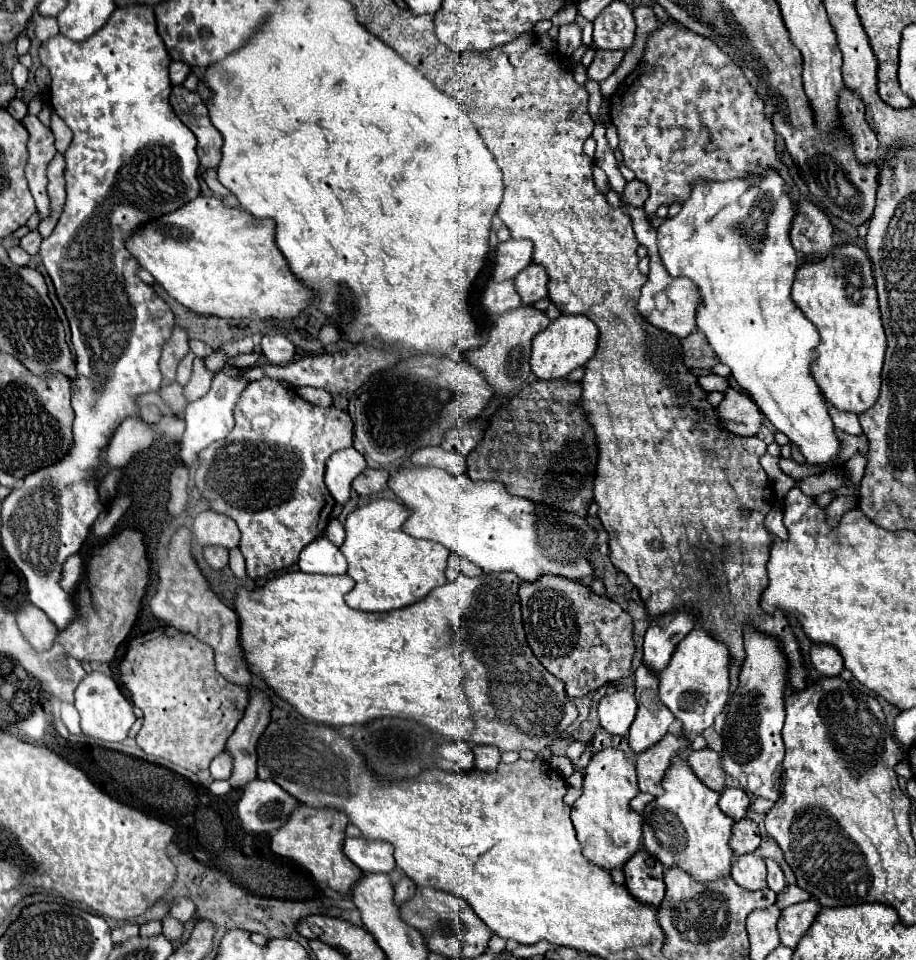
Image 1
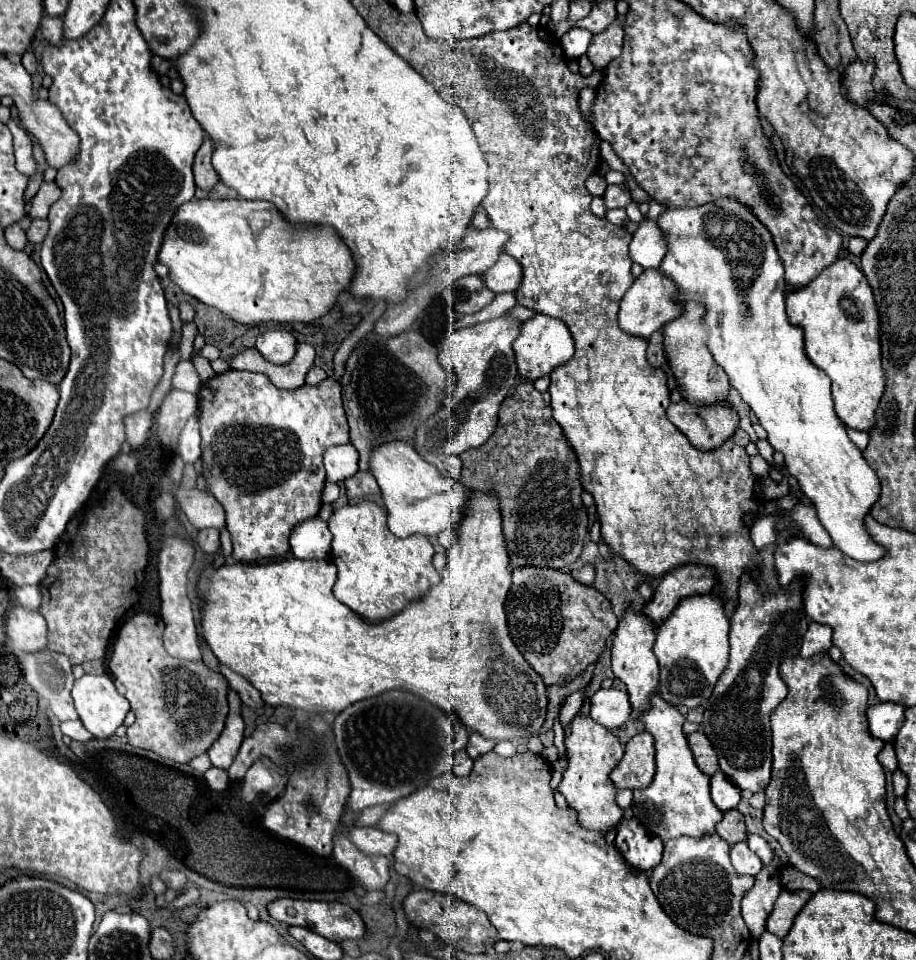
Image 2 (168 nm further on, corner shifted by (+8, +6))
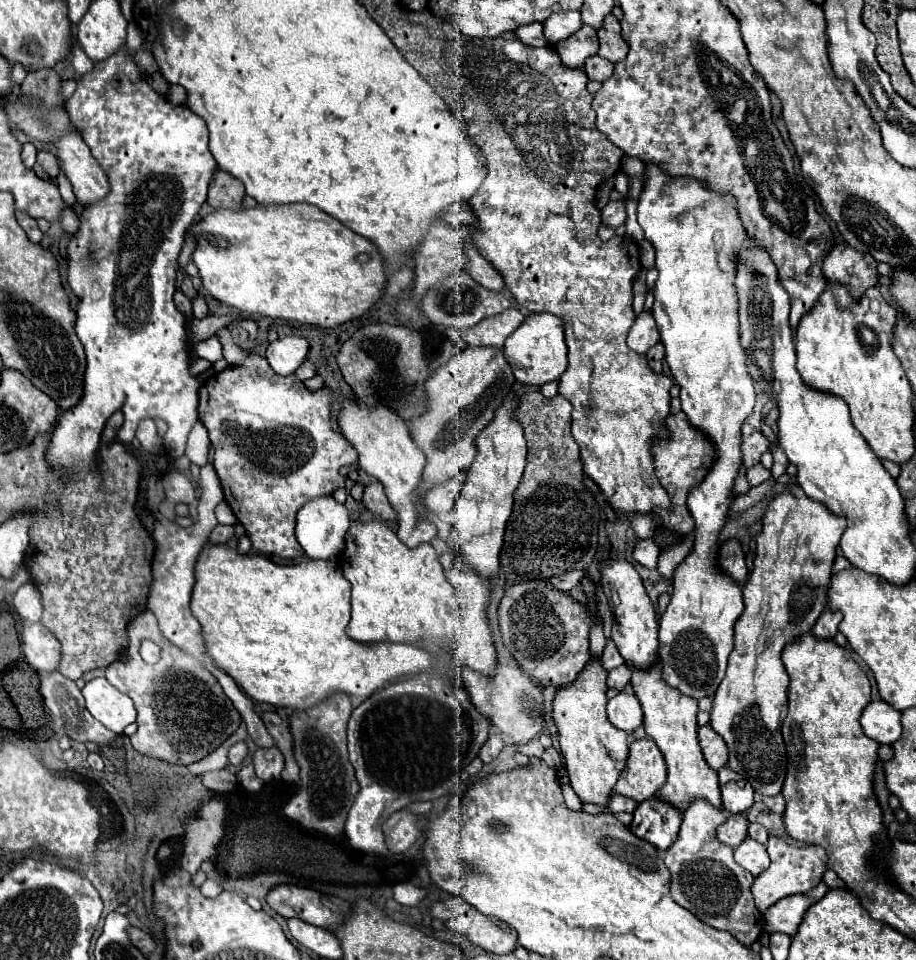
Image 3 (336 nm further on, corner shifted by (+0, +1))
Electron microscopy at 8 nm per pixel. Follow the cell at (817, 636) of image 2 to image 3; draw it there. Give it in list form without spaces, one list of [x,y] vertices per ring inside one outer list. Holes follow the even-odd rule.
[[[825,609],[813,627],[813,635],[817,639],[833,639],[837,633],[839,621],[841,621],[841,613],[833,613],[833,611]]]

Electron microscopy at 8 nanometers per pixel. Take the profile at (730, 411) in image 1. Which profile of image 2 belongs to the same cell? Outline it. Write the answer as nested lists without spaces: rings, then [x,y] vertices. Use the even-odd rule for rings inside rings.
[[[689,402],[669,404],[667,418],[699,450],[719,448],[739,426],[739,414],[729,404],[697,408]]]

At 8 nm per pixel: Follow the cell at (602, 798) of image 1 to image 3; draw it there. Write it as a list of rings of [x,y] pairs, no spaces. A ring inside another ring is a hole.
[[[601,661],[585,665],[579,679],[575,679],[571,687],[559,689],[553,701],[553,719],[559,729],[561,755],[565,757],[571,787],[583,803],[595,803],[601,807],[609,805],[615,781],[625,769],[629,755],[627,733],[613,727],[605,715],[605,679],[607,671],[601,667]]]

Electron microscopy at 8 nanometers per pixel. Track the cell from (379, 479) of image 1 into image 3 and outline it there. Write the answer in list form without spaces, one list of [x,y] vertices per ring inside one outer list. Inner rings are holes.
[[[379,481],[371,483],[365,487],[365,493],[363,493],[363,505],[373,511],[375,515],[383,517],[383,519],[397,519],[395,517],[395,511],[391,509],[387,497],[385,497],[385,491],[383,491],[383,485]]]

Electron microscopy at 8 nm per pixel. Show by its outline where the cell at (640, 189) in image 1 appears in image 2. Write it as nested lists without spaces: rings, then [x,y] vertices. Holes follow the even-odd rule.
[[[607,186],[605,194],[603,194],[605,206],[607,208],[625,208],[631,202],[631,194],[625,186]]]

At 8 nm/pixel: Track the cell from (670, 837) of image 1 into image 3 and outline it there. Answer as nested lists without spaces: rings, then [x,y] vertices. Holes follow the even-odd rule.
[[[657,663],[651,671],[633,671],[631,685],[643,709],[643,727],[647,735],[661,749],[667,763],[667,783],[659,789],[659,799],[675,807],[677,811],[685,811],[697,799],[709,801],[715,809],[721,809],[721,791],[717,773],[707,765],[699,741],[697,741],[697,701],[691,697],[683,697],[679,691],[671,689],[661,675],[661,665]]]

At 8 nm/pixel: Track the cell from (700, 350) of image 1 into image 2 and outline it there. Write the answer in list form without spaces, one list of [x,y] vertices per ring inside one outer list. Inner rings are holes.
[[[655,332],[649,336],[649,346],[647,346],[647,362],[655,368],[663,366],[665,362],[665,352],[663,352],[663,332]]]

